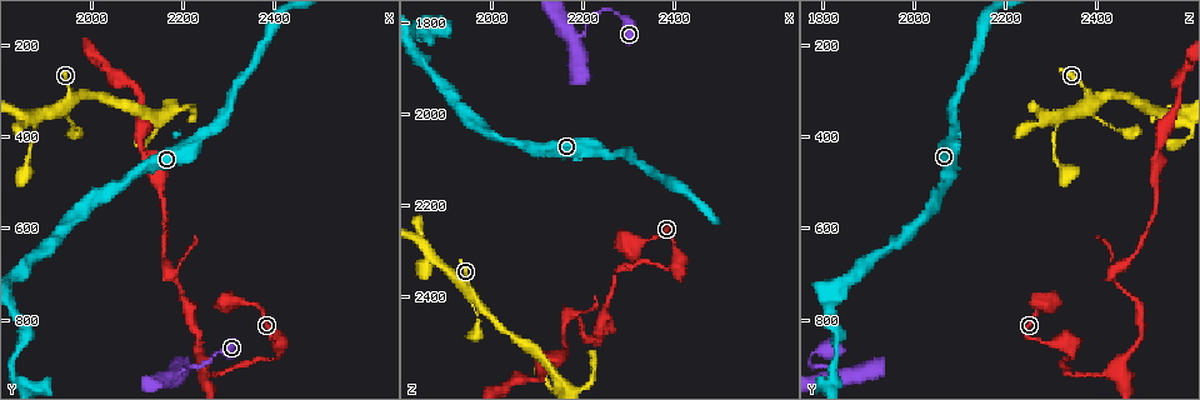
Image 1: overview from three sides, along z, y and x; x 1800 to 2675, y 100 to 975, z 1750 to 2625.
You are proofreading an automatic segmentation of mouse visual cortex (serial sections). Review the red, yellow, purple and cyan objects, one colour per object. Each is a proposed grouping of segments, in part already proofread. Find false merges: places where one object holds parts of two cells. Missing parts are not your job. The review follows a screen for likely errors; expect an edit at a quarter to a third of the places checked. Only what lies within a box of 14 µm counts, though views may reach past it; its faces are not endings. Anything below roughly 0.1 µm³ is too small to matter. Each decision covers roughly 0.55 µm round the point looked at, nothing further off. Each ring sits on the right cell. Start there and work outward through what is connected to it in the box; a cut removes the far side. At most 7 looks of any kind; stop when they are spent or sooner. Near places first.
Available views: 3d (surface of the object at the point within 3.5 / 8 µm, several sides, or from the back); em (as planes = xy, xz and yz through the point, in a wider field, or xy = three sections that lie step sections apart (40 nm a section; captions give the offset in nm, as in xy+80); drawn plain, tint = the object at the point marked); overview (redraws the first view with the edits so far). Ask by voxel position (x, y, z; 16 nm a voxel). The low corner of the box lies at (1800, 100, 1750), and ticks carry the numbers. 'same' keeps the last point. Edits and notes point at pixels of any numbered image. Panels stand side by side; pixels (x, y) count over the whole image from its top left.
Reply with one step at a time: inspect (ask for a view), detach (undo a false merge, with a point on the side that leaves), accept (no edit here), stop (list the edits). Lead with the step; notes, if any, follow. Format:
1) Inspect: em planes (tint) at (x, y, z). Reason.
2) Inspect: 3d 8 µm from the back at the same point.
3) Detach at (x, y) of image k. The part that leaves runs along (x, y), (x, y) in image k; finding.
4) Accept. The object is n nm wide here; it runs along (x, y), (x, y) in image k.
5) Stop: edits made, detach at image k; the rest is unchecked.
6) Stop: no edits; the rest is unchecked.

Inspect: 3d 3.5 µm at (1950, 320, 2390). Three arms meet.

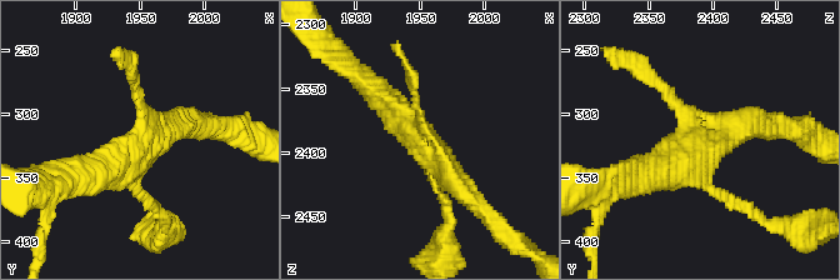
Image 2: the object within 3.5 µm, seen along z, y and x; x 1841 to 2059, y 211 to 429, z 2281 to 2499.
Inspect: em xy step 2 (tint) at (1956, 316, 2388).

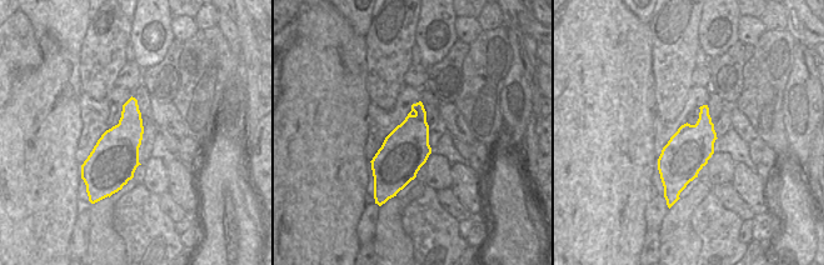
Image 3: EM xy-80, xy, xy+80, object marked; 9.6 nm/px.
Accept. It runs along (410, 84), (425, 141), (471, 199) in image 2; all the same cell.

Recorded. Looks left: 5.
Inspect: 3d 3.5 µm at (2420, 870, 2350). Sharp bend.

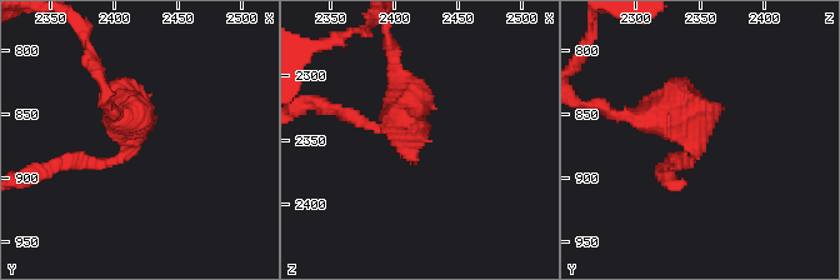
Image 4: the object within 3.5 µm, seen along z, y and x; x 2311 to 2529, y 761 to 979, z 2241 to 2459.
Inspect: em xy step 3 (tint) at (2412, 874, 2346). Now the EM.

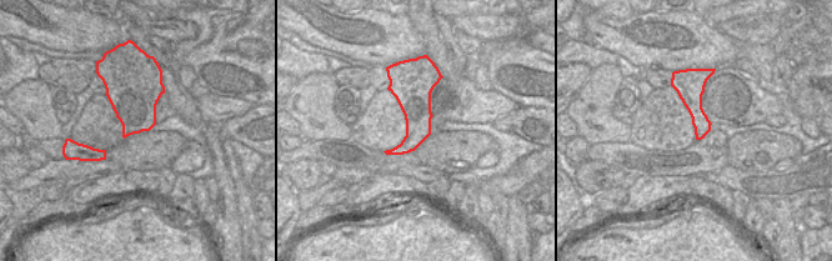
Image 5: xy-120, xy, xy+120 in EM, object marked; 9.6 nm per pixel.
Accept. It runs along (111, 116), (131, 128), (116, 161), (63, 161) in image 4; one cell here.

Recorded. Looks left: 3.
Inspect: 3d 3.5 µm at (2240, 850, 2495). A narrow waist.

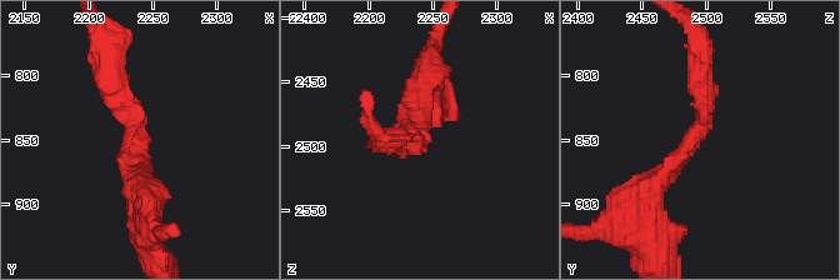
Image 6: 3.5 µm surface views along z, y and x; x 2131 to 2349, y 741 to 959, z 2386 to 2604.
Inspect: em xy step 2 (tint) at (2238, 848, 2490). The arms are 300, 300 nm wide.

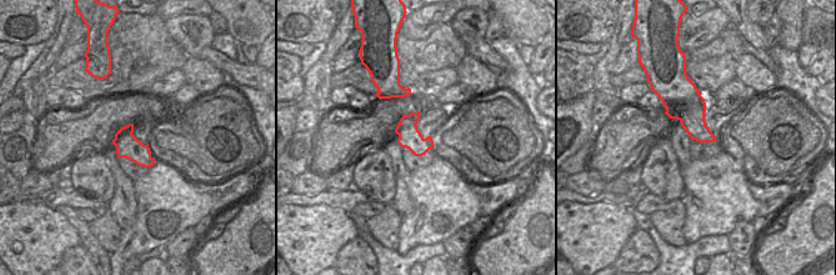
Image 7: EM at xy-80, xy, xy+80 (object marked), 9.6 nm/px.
Accept. It runs along (640, 199), (701, 130), (698, 65) in image 6; one cell here.

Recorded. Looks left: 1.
Stop: no edits; the rest is unchecked.

